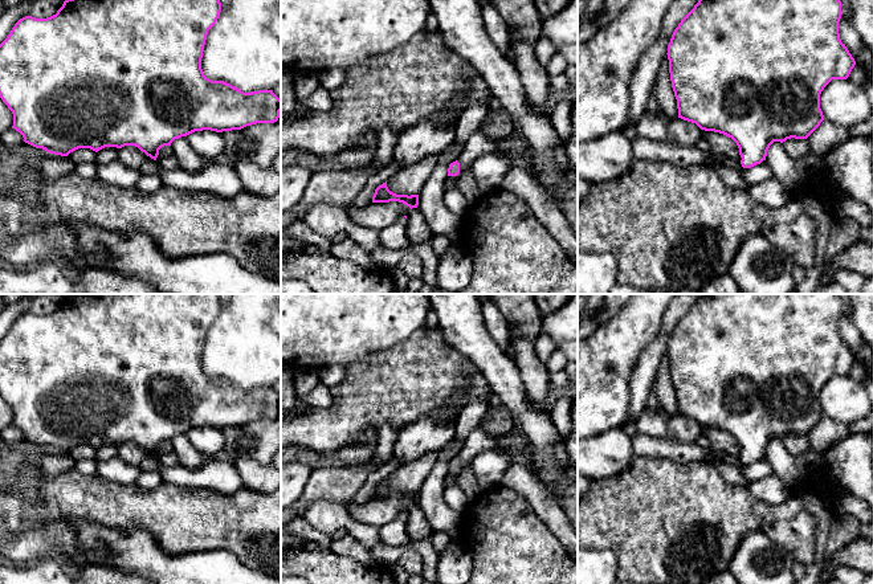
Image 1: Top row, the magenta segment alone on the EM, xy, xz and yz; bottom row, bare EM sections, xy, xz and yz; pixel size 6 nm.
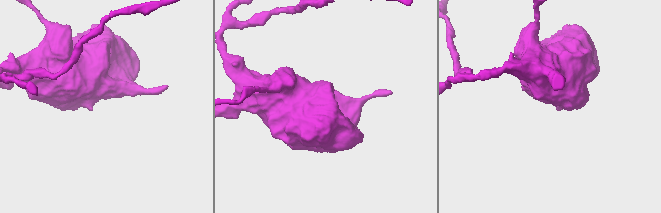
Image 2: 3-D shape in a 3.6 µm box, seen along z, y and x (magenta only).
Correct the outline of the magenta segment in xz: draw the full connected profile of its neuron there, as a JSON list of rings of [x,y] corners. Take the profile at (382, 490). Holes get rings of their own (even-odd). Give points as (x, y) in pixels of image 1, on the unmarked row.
[[[385,478],[375,486],[375,490],[372,493],[372,499],[389,499],[389,498],[403,499],[412,506],[417,505],[419,502],[419,491],[411,491],[411,493],[396,491],[388,486]]]

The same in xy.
[[[72,294],[65,297],[57,310],[50,314],[25,313],[20,315],[0,340],[0,395],[13,411],[12,425],[23,432],[25,440],[61,453],[68,453],[78,445],[90,445],[98,449],[105,444],[135,442],[151,456],[158,457],[160,466],[171,467],[179,465],[178,456],[163,454],[159,452],[159,446],[171,442],[175,436],[195,428],[223,429],[241,426],[256,420],[277,418],[281,409],[281,396],[273,387],[244,389],[231,380],[212,377],[204,372],[201,365],[203,346],[208,327],[216,320],[220,309],[220,294]]]

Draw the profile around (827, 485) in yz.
[[[824,467],[819,469],[811,477],[820,486],[820,494],[823,497],[832,497],[837,485]]]

